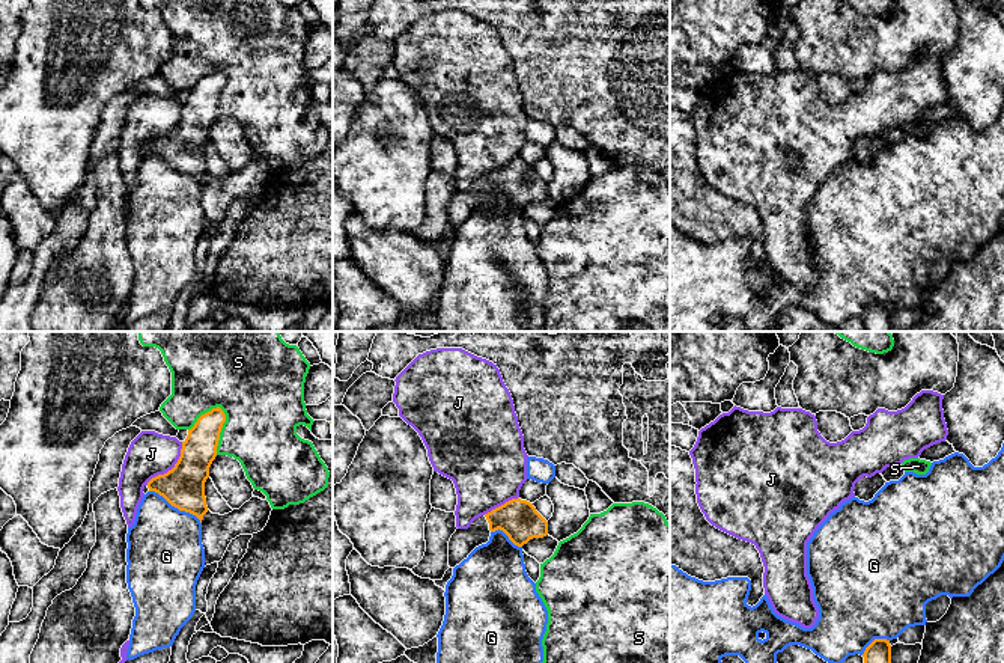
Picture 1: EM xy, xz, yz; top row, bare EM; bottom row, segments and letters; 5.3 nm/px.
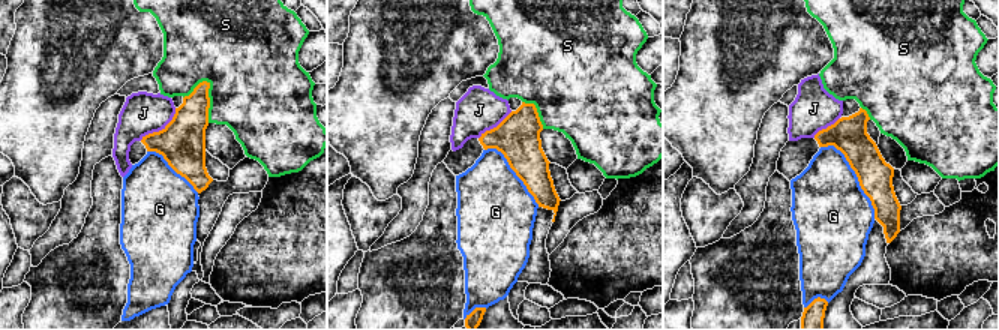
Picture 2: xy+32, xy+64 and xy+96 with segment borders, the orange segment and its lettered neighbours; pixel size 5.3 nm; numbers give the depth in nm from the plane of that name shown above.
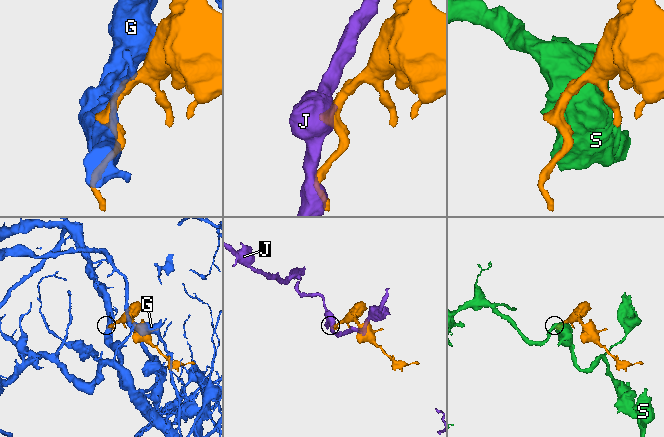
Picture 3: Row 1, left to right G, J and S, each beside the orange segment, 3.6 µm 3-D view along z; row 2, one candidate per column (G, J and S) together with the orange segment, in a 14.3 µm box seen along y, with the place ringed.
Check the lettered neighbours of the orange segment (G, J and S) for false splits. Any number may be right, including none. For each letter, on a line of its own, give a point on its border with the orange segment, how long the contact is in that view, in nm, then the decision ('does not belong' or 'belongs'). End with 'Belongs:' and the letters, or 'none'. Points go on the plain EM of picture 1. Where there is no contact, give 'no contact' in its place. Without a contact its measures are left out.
G: meets orange in xy at (176, 169); contact 340 nm long; does not belong
J: meets orange in xy at (173, 130); contact 300 nm long; does not belong
S: meets orange in xy at (220, 92); contact 260 nm long; does not belong
Belongs: none

